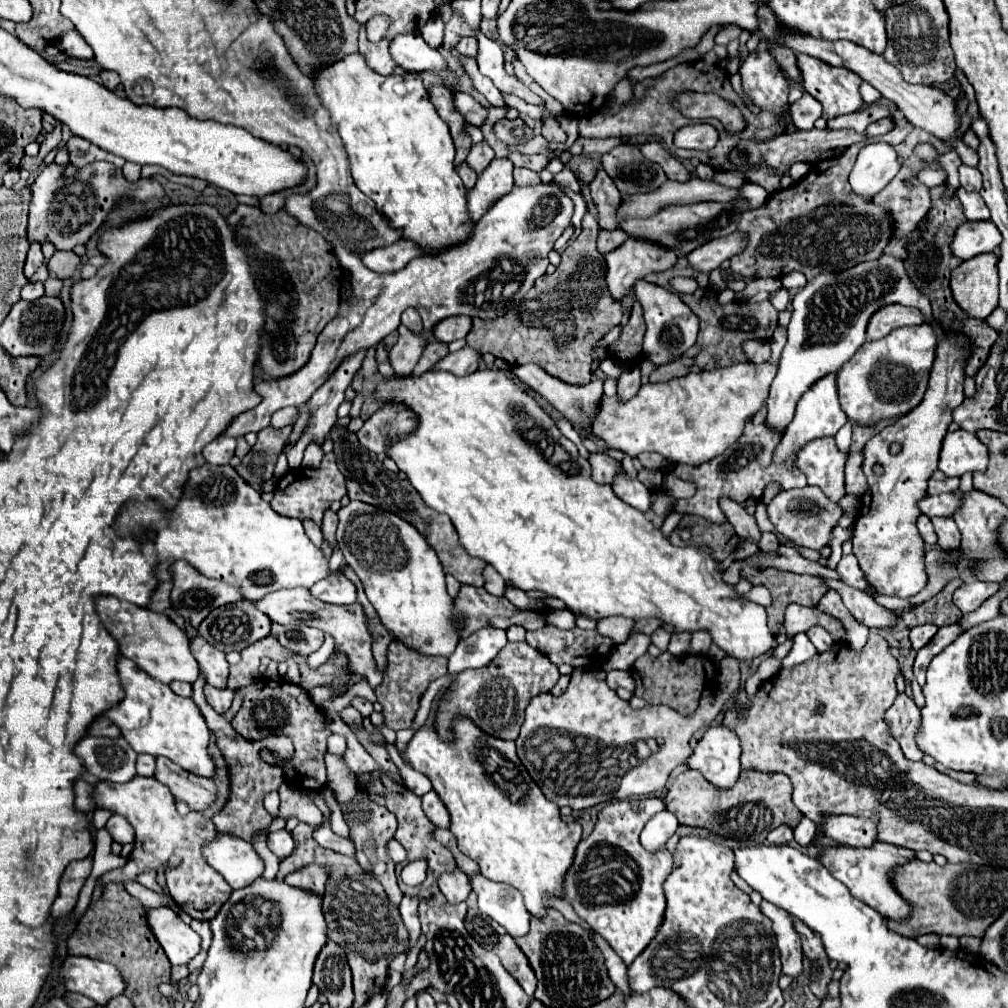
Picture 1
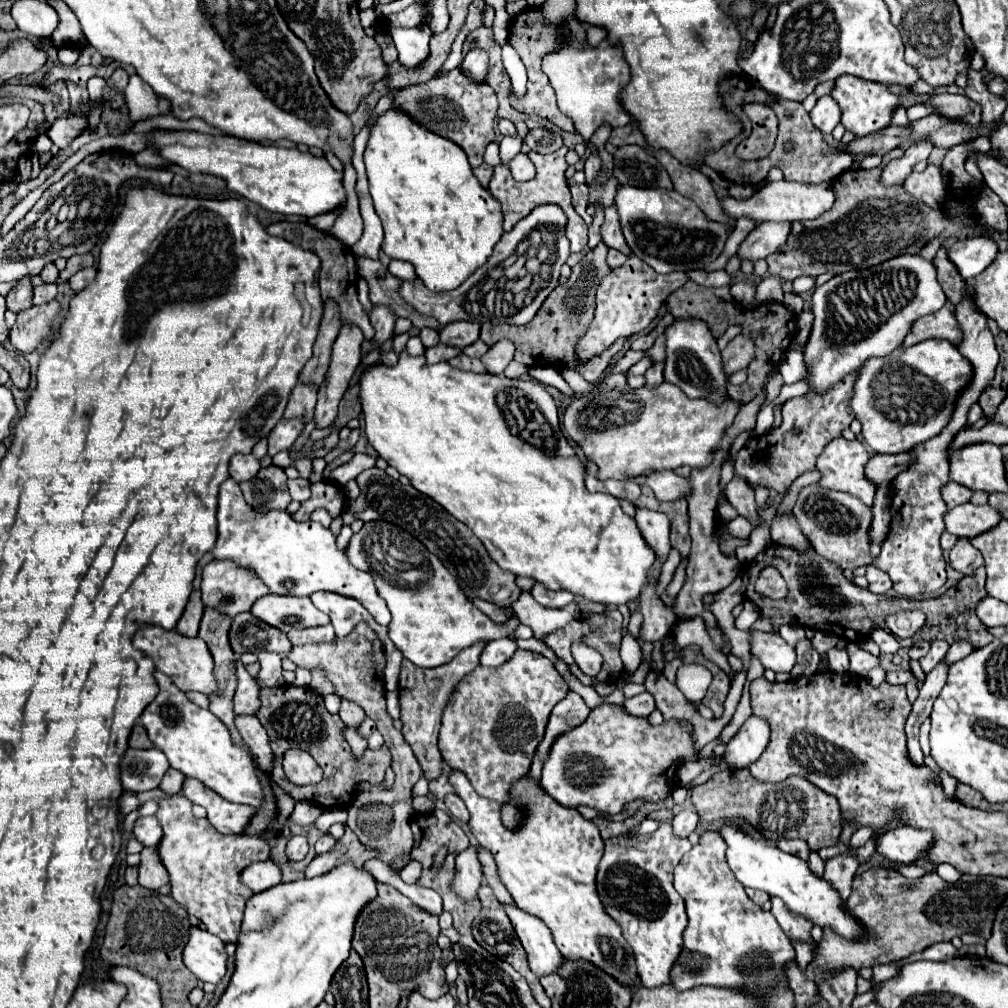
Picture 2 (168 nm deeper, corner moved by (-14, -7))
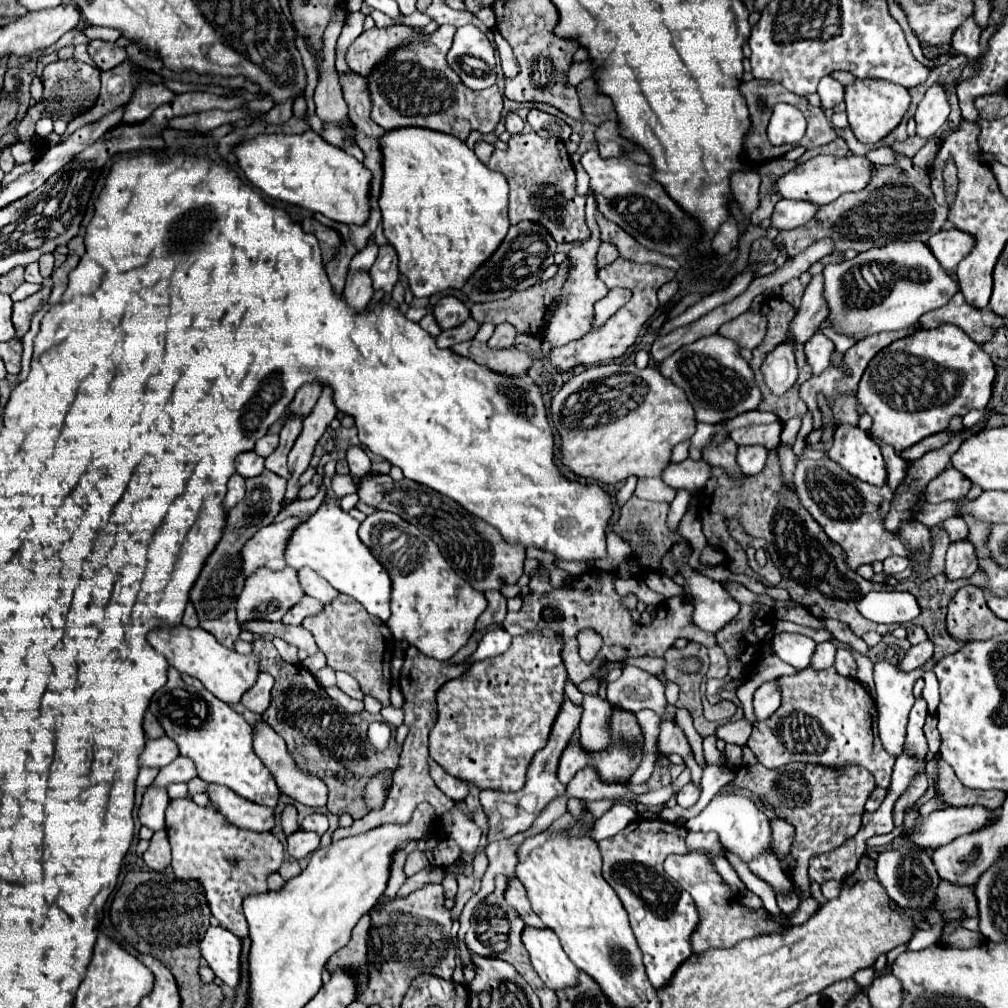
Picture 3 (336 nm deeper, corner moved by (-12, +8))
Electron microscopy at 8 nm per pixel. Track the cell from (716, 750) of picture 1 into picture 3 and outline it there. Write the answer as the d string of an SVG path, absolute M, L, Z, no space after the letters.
M766 681L754 691L754 711L758 721L764 721L780 707L780 689L778 681Z

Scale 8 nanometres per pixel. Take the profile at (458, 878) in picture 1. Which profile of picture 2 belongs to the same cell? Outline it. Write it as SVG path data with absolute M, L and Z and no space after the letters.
M470 846L456 856L456 876L450 884L450 890L464 902L472 902L478 896L480 882L482 882L482 868L476 856L476 848Z

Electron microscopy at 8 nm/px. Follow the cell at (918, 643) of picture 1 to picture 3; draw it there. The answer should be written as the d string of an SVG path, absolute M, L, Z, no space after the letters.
M924 641L924 643L920 643L920 645L914 645L914 647L904 655L904 659L898 663L898 667L900 667L902 671L914 671L914 669L922 667L922 665L932 657L932 653L934 653L934 645L932 645L930 641Z

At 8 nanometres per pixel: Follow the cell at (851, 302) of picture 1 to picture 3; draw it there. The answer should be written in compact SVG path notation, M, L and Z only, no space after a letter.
M896 241L886 247L868 249L852 261L830 263L824 267L824 281L832 329L858 339L912 327L918 323L918 317L946 305L958 291L958 283L942 269L922 241Z

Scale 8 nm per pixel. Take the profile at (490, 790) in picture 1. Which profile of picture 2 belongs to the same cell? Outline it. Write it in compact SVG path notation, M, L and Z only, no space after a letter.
M450 770L448 782L470 812L470 832L482 848L492 852L502 884L522 910L544 920L562 956L590 960L622 984L636 986L640 980L632 948L622 938L620 926L604 914L604 906L596 894L596 868L604 854L604 842L596 824L582 818L578 810L556 804L530 772L512 782L510 800L520 804L524 816L516 828L502 824L502 804L476 796L476 790L462 772Z

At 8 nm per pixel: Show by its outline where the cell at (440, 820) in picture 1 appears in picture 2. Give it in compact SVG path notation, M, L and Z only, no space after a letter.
M446 794L446 798L444 798L444 804L446 804L448 812L452 814L452 818L456 818L456 820L460 820L460 822L464 822L464 824L468 824L468 820L470 820L470 814L468 814L468 810L466 810L466 804L462 802L462 798L460 798L458 794Z

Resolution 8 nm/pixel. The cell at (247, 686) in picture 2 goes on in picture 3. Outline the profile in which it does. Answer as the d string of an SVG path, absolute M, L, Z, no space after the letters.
M260 673L256 685L248 693L244 693L242 705L248 711L252 711L252 713L262 715L268 709L268 705L270 705L270 689L272 689L272 683L274 683L274 679L268 673Z

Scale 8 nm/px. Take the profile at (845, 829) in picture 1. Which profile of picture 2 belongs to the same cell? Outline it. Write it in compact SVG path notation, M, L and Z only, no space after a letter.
M908 826L886 830L872 838L876 852L890 862L912 864L916 858L922 858L928 846L932 844L930 830L916 830Z

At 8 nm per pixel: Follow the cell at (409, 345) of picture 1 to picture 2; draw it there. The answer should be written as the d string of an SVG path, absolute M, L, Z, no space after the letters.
M436 344L432 348L426 348L424 358L426 358L426 364L436 364L436 362L446 362L446 360L450 360L458 354L460 354L458 348L452 348L452 346L446 346L446 344Z

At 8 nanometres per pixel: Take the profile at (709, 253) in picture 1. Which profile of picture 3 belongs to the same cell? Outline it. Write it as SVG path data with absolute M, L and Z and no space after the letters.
M782 199L778 201L774 213L772 213L772 225L776 225L780 231L782 229L794 229L804 225L818 213L820 205L810 205L810 201L788 201Z

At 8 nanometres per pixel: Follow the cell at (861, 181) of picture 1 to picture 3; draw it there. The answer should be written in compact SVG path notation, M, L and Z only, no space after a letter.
M936 81L928 87L928 91L926 91L924 99L920 101L916 115L914 115L918 137L932 139L942 129L948 115L950 115L950 103L946 97L944 83Z

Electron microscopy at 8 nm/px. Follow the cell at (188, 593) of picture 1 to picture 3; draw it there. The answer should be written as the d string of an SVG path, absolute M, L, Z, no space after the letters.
M290 517L282 523L272 523L268 527L262 527L242 549L242 561L244 561L244 573L250 575L258 567L270 567L270 569L282 569L286 567L284 551L286 551L286 539L290 539L290 533L294 531L294 525L298 525L298 517Z

